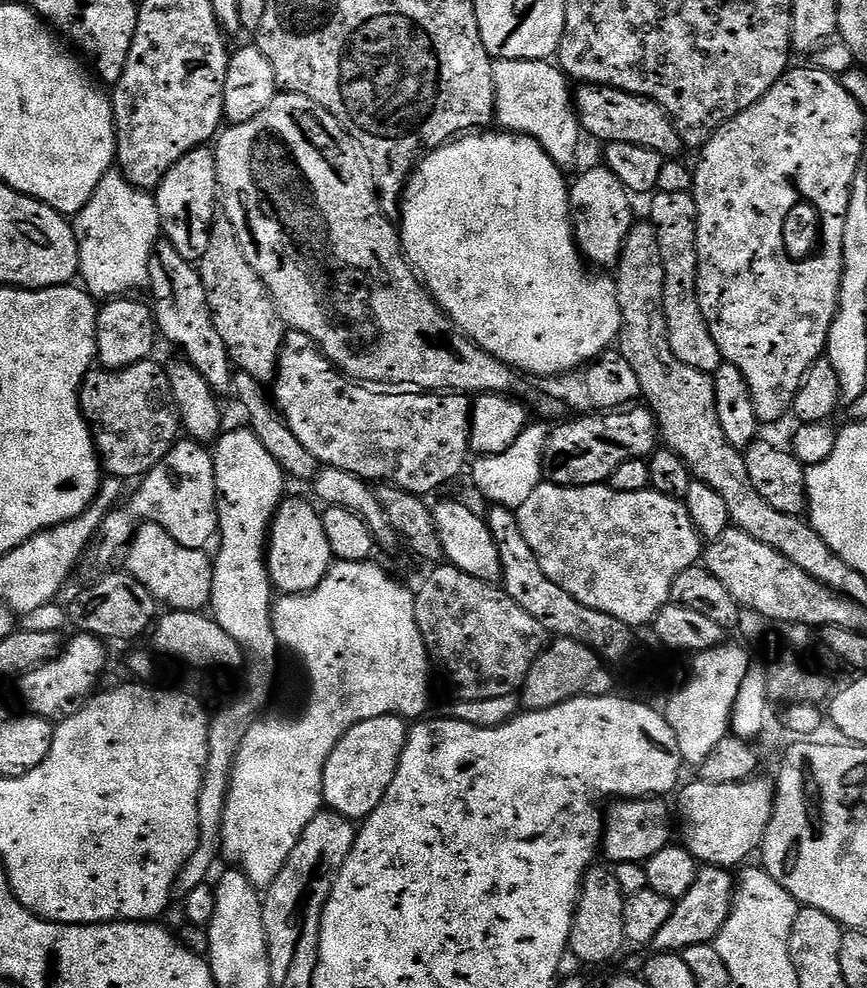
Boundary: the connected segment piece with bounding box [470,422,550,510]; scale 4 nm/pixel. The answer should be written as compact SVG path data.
M532 422L524 429L523 434L514 442L514 446L510 446L510 450L506 450L502 454L494 454L493 456L481 456L473 459L470 464L470 472L472 468L472 480L476 483L476 488L482 495L488 499L489 505L500 504L503 508L518 509L522 506L522 502L526 502L526 498L530 498L530 494L534 494L534 490L542 483L544 474L544 447L548 441L549 425L544 422Z

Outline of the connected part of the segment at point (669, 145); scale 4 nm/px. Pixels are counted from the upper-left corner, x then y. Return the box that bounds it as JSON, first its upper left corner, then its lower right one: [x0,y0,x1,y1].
[574,86,682,158]

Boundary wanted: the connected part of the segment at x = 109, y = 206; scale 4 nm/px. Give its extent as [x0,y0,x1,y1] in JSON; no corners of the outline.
[74,170,161,302]

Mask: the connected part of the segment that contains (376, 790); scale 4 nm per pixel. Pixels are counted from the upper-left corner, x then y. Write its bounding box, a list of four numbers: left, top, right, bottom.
[324,716,410,822]

